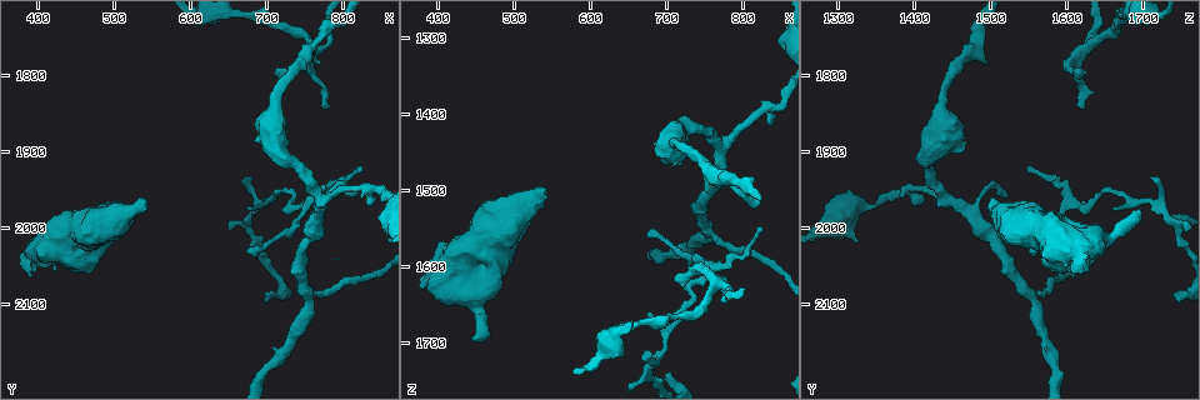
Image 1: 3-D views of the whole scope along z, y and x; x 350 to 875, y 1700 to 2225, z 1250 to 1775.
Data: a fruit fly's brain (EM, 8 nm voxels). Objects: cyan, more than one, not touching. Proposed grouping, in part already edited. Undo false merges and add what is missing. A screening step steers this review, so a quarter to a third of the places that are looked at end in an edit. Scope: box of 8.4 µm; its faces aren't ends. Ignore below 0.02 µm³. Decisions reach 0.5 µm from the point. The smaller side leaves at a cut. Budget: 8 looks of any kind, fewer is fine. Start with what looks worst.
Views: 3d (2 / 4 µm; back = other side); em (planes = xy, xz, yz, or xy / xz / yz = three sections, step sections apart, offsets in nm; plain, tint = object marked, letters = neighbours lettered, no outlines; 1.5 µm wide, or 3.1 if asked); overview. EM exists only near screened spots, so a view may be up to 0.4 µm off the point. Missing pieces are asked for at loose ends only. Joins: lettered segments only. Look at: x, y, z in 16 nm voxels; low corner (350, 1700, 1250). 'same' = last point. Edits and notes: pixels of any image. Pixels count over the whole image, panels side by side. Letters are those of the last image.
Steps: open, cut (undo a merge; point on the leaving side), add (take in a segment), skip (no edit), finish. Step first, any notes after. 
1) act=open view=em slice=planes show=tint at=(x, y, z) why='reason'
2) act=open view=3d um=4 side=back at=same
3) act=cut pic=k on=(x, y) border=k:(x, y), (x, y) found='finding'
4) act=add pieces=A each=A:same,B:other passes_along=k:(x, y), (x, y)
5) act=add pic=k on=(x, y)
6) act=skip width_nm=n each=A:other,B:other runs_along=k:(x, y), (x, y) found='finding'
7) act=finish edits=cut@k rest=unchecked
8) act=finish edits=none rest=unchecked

act=open view=3d um=2 at=(775, 1955, 1435) why='branch point'

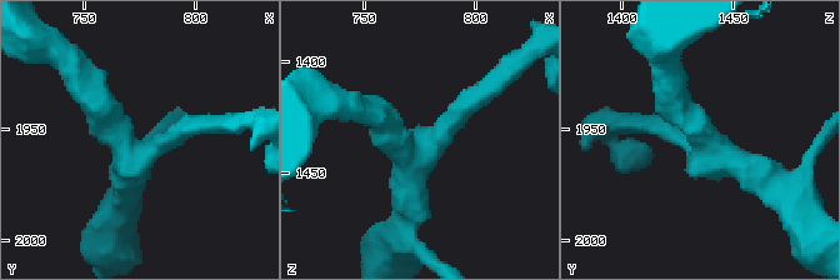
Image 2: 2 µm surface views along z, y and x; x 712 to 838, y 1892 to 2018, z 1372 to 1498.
act=open view=em slice=xy step=8 show=tint at=(777, 1960, 1437) arms=3 arm_widths_nm=160,220,260

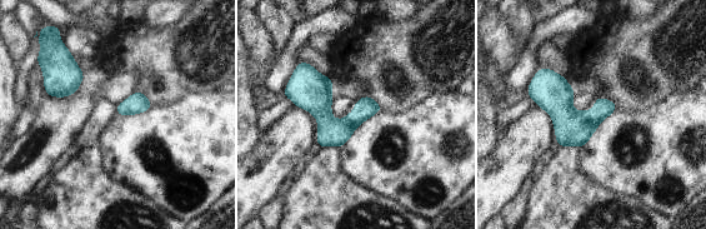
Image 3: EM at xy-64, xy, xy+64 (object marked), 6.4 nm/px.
act=open view=em slice=planes show=letters at=same

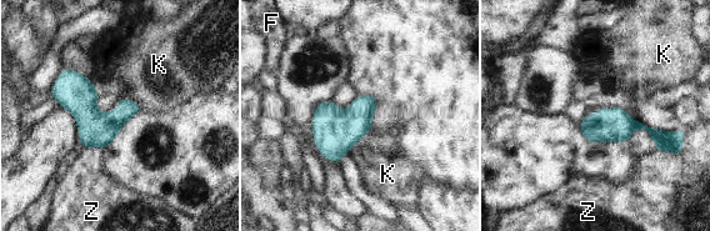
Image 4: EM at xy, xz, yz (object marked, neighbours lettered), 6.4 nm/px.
act=skip each=F:other,K:other,Z:other border=4:(371, 127), (348, 151) found='continuous, no second cell'

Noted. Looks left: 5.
act=open view=em slice=xz step=4 show=letters at=(825, 1920, 1550) why='branch stops here'

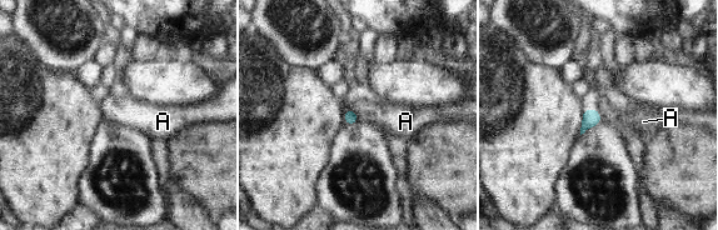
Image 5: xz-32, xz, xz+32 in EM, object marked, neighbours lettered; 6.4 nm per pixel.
act=skip each=A:other border=5:(350, 109), (358, 120) found='none of them fits'

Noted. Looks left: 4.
act=open view=em slice=planes show=letters at=(780, 1840, 1620) why='thin end'

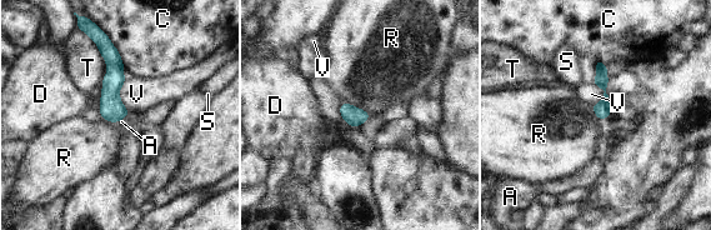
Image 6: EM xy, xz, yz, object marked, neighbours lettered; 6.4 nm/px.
act=add pieces=A each=A:same,C:other,D:other,R:other,S:other,T:other,V:other passes_along=6:(601, 109), (604, 118), (604, 145) found='the cell continues'

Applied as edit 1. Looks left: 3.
act=open view=3d um=2 at=(535, 1965, 1500) why='an open end'

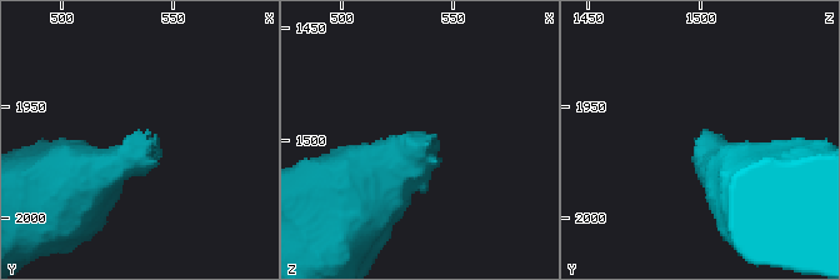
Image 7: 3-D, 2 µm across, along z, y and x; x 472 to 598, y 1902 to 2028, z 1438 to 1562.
act=open view=em slice=xy step=8 show=tint at=(538, 1963, 1500)

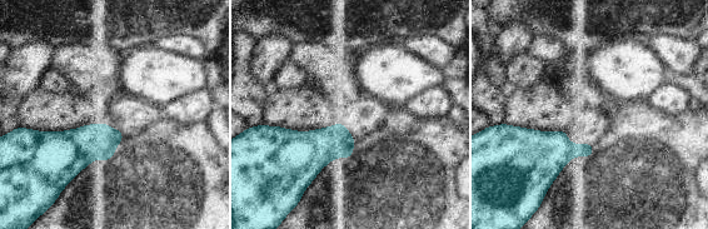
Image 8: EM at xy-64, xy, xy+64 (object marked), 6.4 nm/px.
act=open view=em slice=planes show=letters at=same why='another direction'

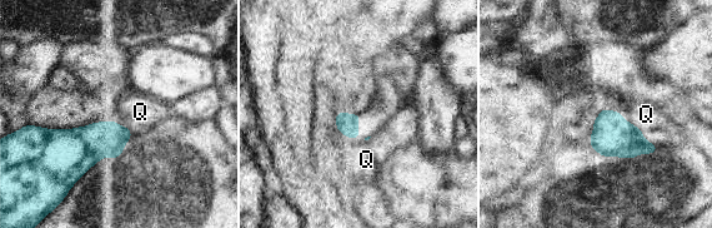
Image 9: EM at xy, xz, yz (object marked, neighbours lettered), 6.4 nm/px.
act=skip each=Q:other found='no lettered segment goes on from it'

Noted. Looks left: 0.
act=finish edits=add@6 rest=unchecked

